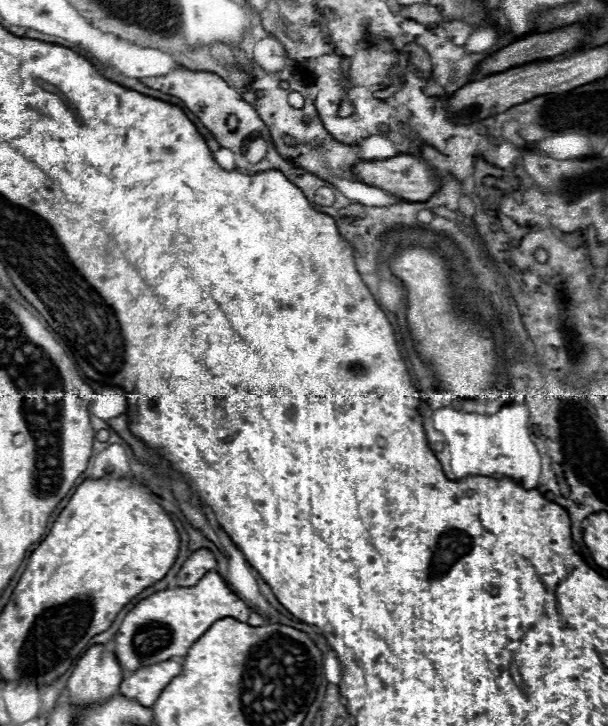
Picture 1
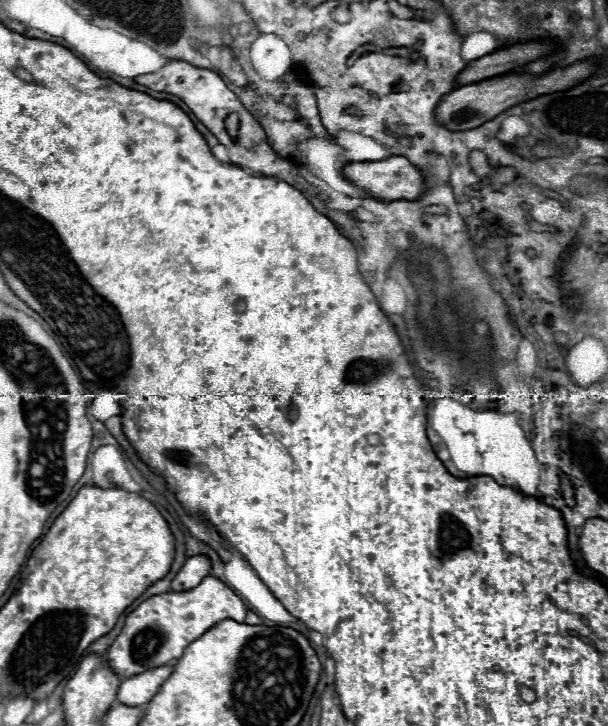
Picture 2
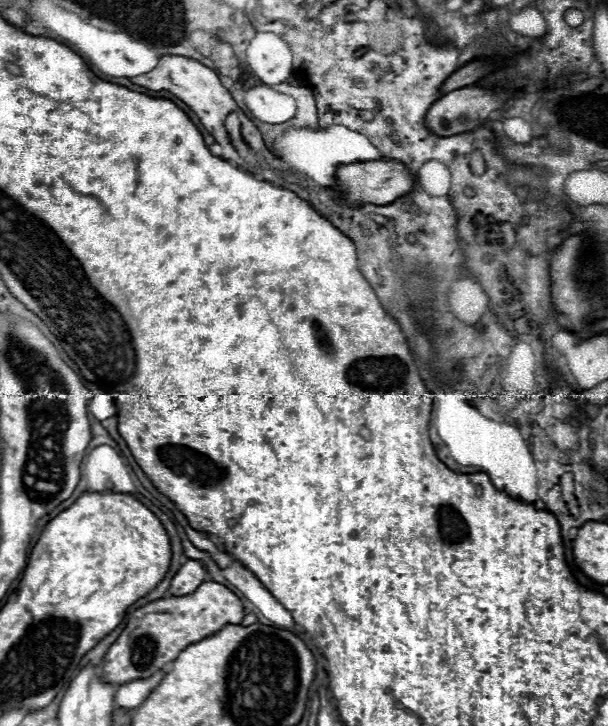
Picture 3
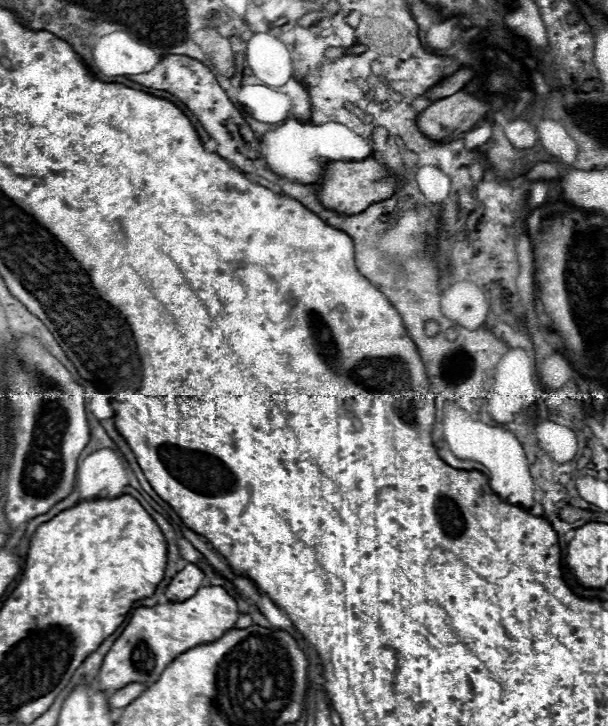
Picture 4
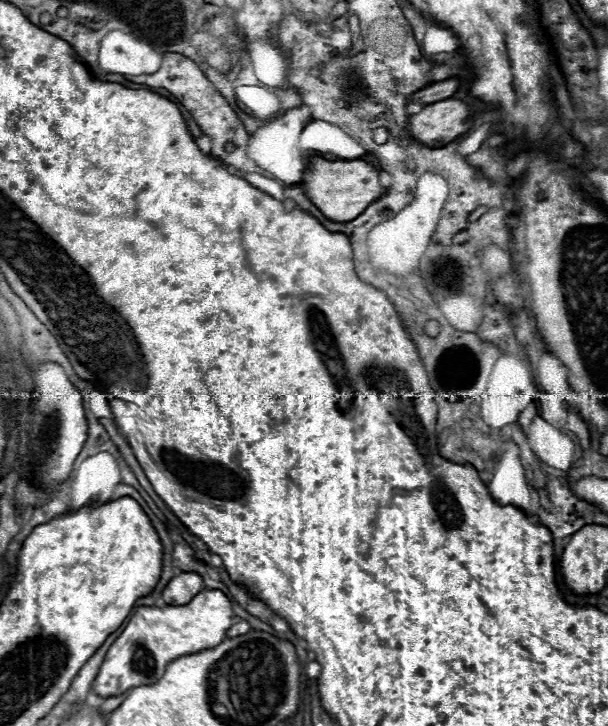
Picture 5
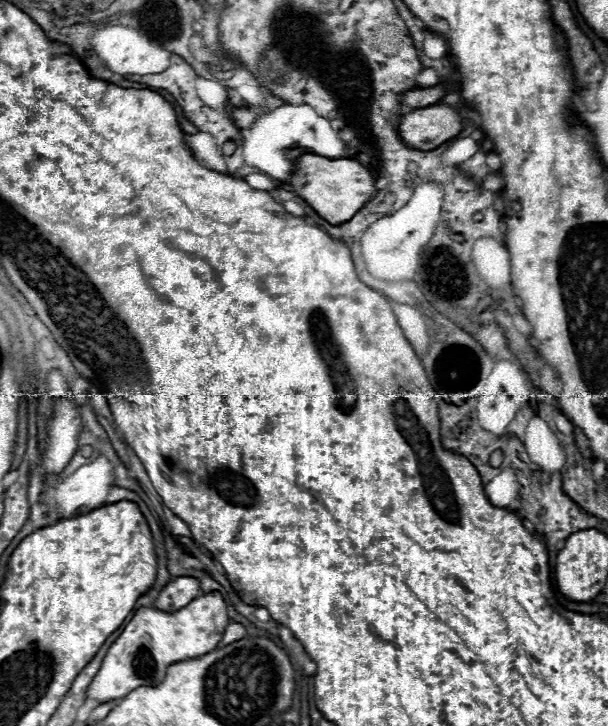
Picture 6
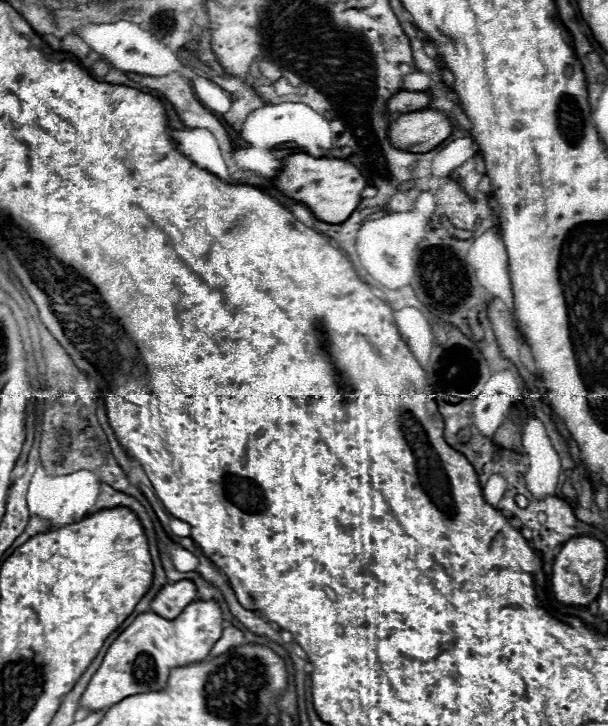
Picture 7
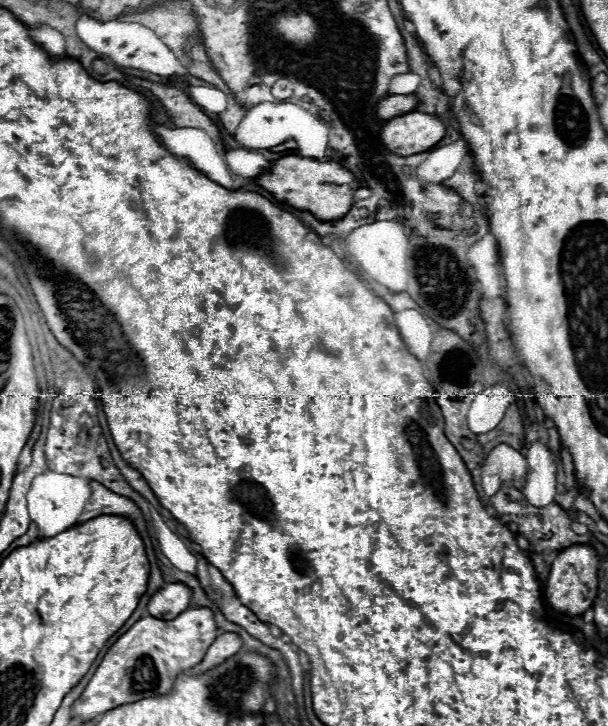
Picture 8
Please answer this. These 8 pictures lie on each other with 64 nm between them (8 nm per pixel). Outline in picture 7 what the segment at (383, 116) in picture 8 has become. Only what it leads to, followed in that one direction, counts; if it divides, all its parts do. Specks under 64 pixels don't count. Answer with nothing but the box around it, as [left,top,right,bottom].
[388,92,432,114]

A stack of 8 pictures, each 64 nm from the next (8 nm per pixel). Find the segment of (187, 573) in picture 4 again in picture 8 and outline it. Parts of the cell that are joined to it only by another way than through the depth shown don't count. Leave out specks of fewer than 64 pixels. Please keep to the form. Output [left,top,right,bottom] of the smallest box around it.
[148,584,192,620]

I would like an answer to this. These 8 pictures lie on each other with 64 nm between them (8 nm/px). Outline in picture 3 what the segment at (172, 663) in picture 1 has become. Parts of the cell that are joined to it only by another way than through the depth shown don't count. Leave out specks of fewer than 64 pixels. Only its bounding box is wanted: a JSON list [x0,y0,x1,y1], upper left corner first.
[114,670,166,710]

